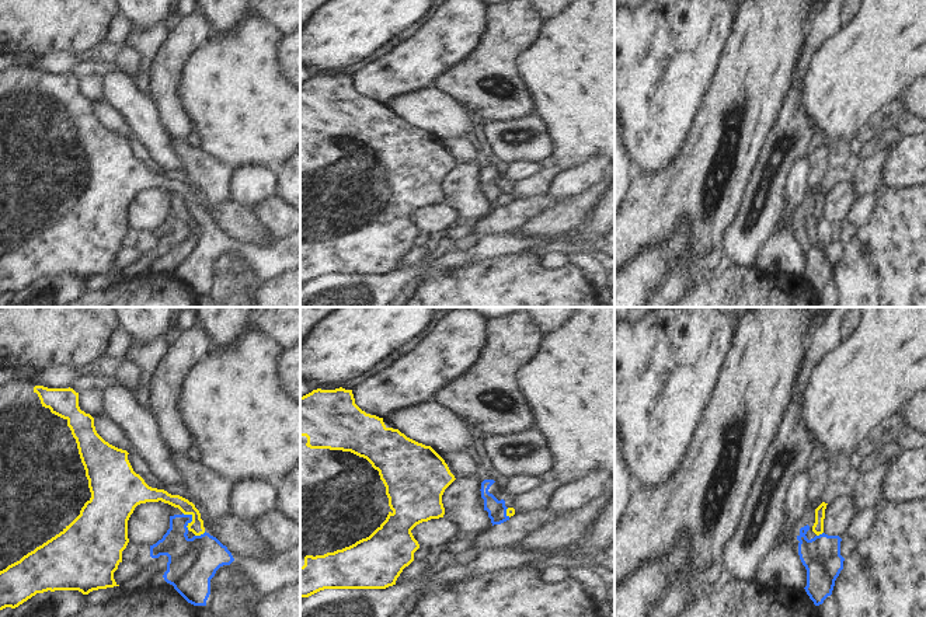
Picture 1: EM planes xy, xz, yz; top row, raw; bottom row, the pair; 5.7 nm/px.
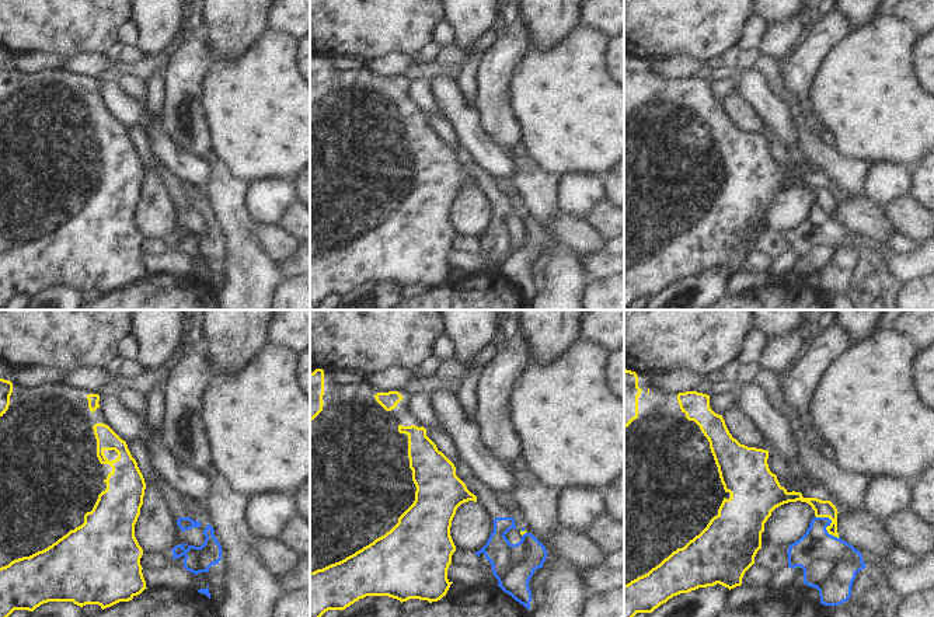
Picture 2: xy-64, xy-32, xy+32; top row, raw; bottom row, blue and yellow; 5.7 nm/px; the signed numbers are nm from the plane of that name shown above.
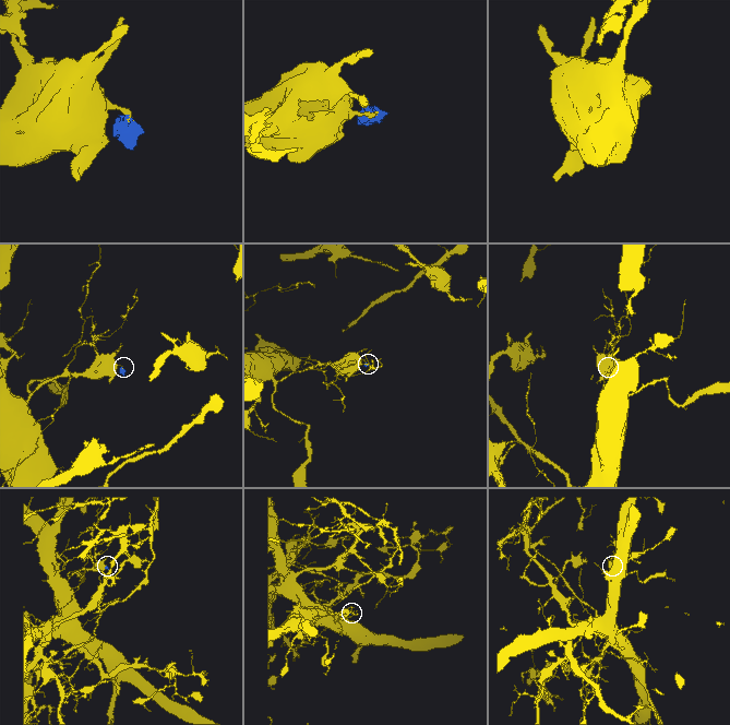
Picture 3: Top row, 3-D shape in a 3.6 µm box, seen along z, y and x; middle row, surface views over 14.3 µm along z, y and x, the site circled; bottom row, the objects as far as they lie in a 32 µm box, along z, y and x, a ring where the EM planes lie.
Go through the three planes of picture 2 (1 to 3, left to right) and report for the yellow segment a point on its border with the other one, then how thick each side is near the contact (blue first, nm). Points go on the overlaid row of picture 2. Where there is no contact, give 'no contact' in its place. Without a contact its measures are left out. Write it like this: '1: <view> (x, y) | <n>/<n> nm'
1: no contact
2: xy-32 (525, 533) | 240/20 nm
3: xy+32 (830, 522) | 320/100 nm

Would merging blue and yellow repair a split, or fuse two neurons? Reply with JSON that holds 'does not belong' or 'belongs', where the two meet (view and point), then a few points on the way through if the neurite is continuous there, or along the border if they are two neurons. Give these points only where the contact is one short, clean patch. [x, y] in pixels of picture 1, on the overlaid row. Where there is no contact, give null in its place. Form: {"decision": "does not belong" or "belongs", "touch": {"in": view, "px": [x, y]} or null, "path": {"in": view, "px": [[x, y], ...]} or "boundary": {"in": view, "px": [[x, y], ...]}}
{"decision": "belongs", "touch": {"in": "xy", "px": [191, 519]}, "path": {"in": "xy", "px": [[192, 563], [181, 551], [191, 519], [177, 501], [155, 495]]}}

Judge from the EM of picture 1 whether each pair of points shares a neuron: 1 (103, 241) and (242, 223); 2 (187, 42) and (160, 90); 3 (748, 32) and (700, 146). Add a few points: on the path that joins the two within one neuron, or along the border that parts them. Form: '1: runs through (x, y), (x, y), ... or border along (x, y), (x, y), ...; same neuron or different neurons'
1: border along (202, 209), (204, 215), (215, 222), (233, 244); different neurons
2: runs through (176, 53), (169, 60), (164, 79); same neuron
3: runs through (748, 60), (748, 83), (720, 111), (719, 118); same neuron

